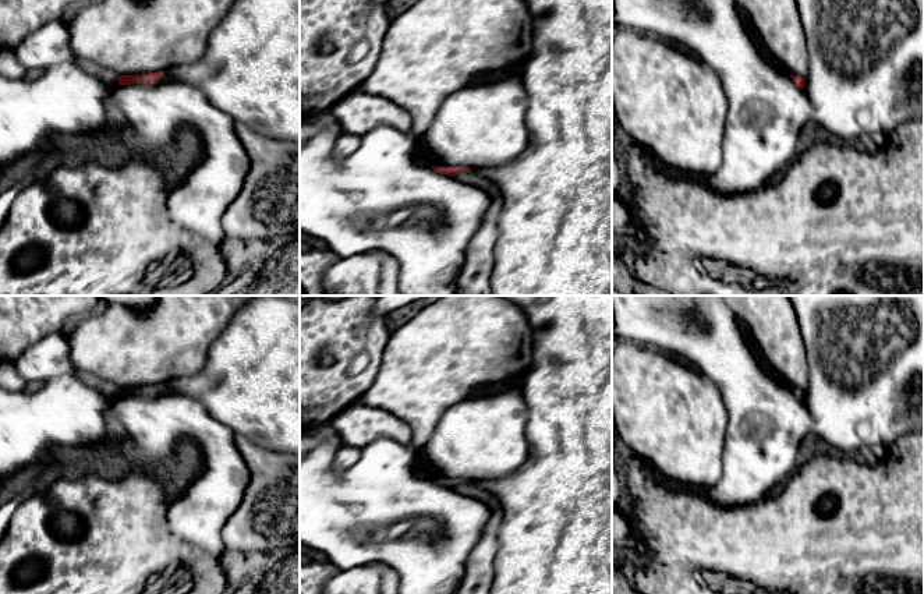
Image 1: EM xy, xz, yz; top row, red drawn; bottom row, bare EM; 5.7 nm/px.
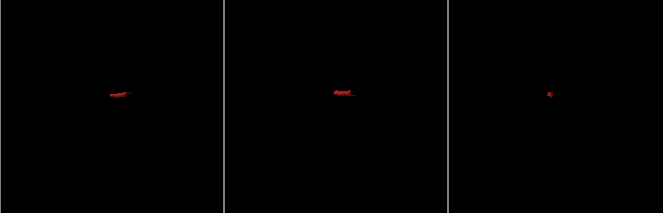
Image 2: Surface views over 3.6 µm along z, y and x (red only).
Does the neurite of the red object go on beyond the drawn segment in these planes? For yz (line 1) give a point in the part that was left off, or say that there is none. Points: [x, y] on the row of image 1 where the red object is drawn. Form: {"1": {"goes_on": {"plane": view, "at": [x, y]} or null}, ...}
{"1": {"goes_on": null}}

